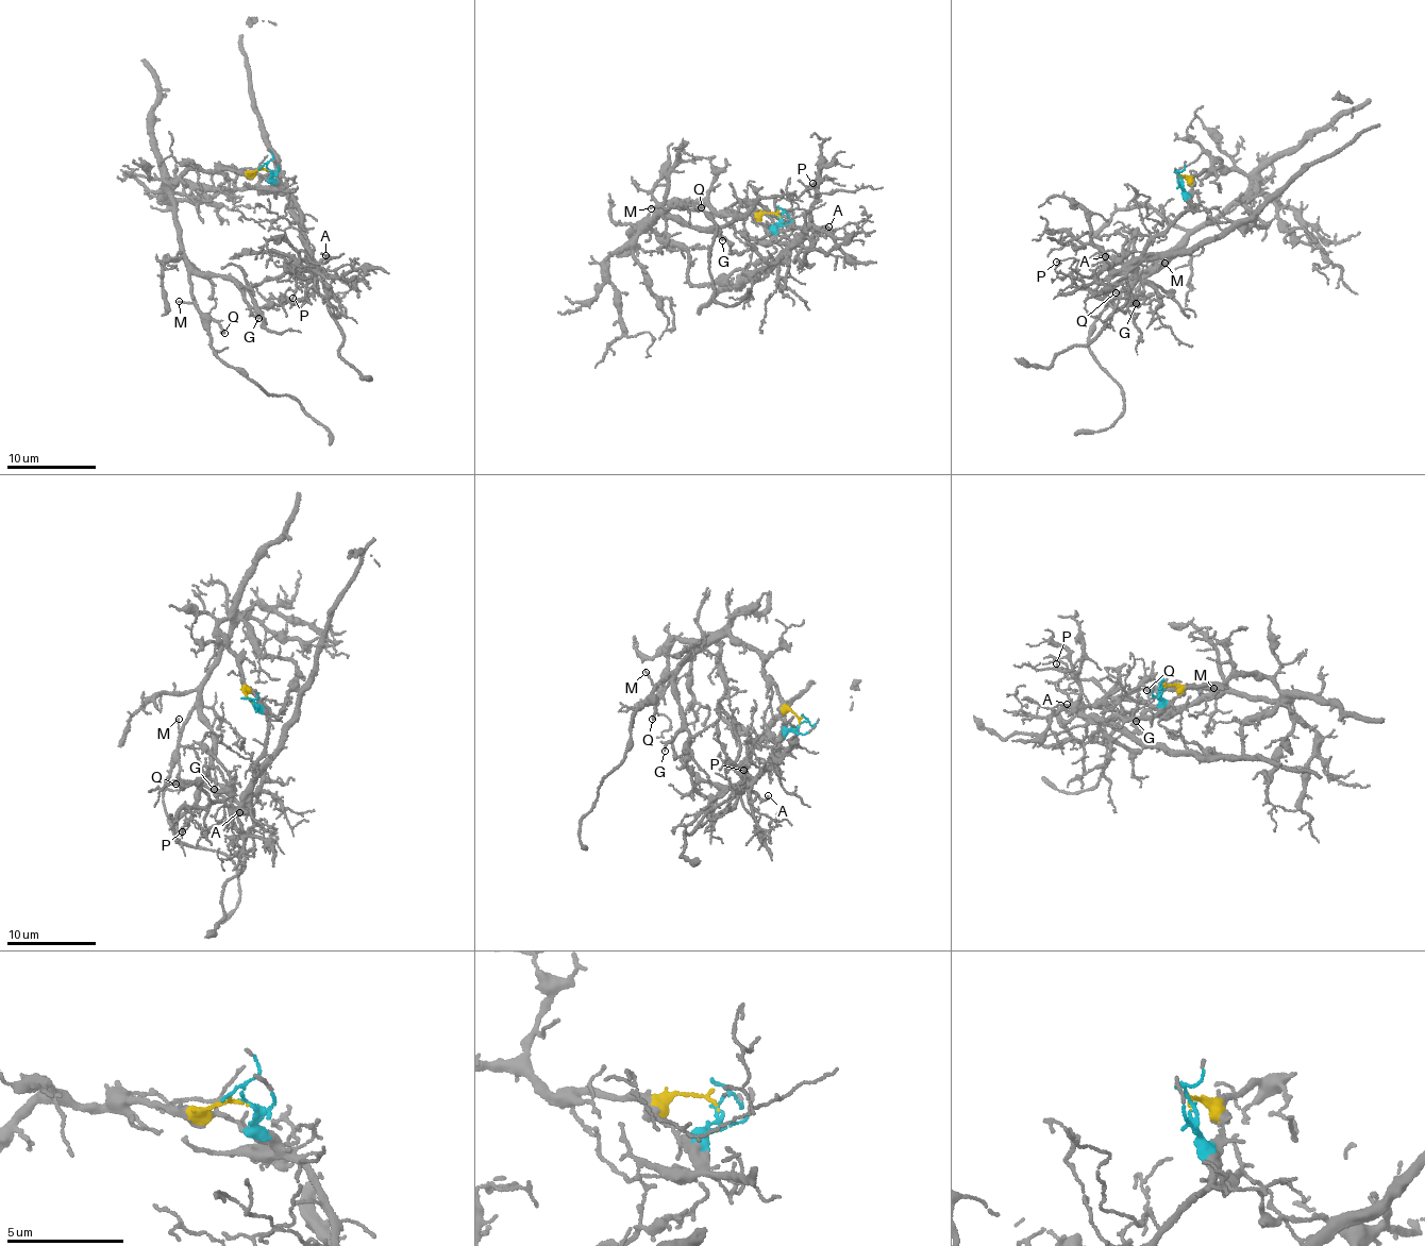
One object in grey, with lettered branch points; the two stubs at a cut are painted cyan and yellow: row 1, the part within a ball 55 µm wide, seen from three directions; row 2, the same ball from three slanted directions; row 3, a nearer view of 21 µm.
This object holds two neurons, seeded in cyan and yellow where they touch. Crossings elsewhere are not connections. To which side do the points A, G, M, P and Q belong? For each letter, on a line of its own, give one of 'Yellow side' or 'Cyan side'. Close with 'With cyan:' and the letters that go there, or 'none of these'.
A: Cyan side
G: Yellow side
M: Yellow side
P: Cyan side
Q: Yellow side
With cyan: A, P

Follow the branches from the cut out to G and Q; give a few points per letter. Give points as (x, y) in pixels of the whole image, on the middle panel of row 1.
G: (777, 214), (667, 202), (646, 225), (668, 214), (711, 231), (716, 229), (722, 241)
Q: (777, 214), (667, 202), (646, 225), (670, 206), (694, 211), (701, 207)

